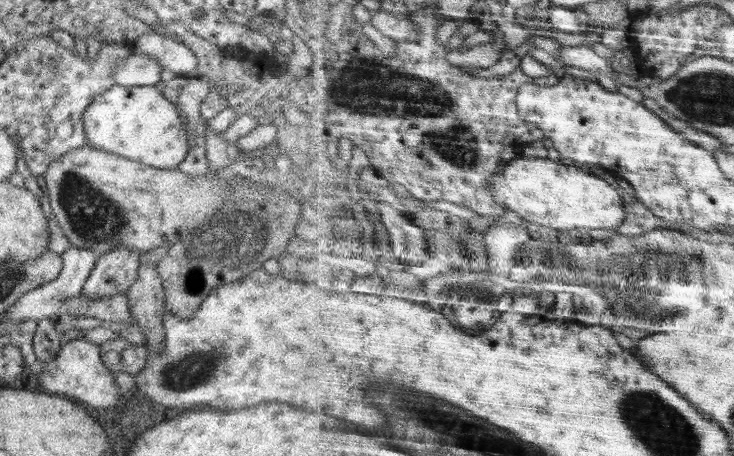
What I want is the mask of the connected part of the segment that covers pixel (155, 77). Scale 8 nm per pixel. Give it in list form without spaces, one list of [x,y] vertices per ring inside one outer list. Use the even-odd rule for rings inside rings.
[[[130,54],[117,60],[113,70],[115,82],[122,86],[152,86],[160,81],[163,66],[148,54]]]

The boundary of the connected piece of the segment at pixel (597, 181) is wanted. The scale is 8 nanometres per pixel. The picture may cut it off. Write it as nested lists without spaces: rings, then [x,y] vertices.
[[[520,157],[508,163],[501,175],[491,178],[491,189],[500,204],[538,226],[561,230],[615,228],[618,230],[628,213],[620,192],[608,180],[574,165],[546,158]]]

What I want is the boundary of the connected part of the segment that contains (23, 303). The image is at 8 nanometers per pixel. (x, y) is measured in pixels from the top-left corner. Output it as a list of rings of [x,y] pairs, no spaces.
[[[71,247],[61,255],[61,258],[63,267],[60,276],[53,282],[48,282],[34,290],[29,290],[26,294],[20,296],[4,314],[7,319],[5,323],[14,324],[22,322],[23,320],[33,320],[35,323],[38,323],[42,319],[51,319],[52,316],[59,312],[64,300],[73,296],[78,296],[78,294],[82,292],[83,286],[89,279],[92,269],[95,266],[97,256],[92,250]]]

